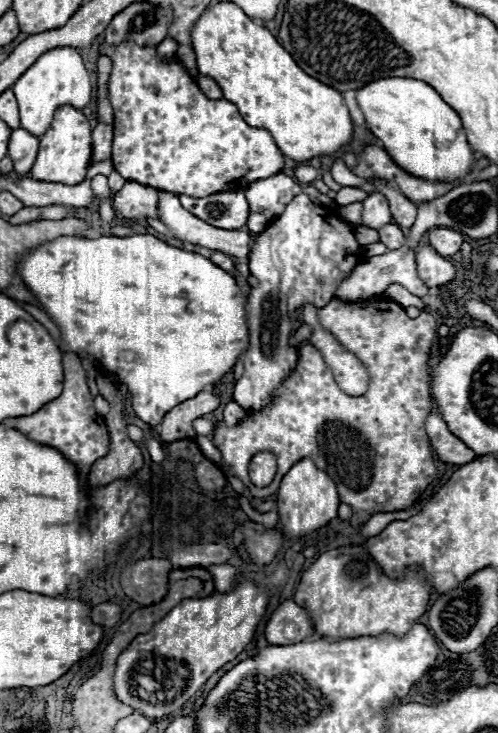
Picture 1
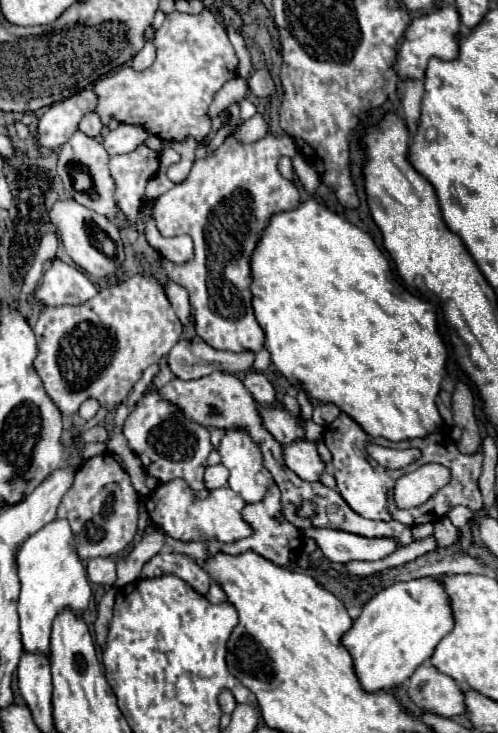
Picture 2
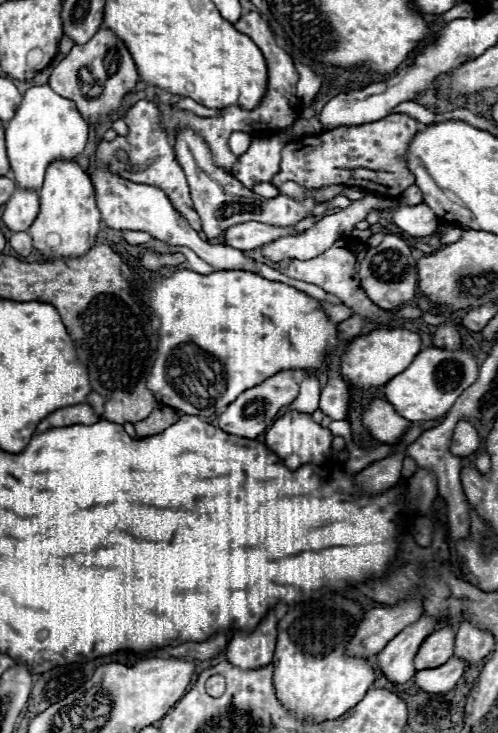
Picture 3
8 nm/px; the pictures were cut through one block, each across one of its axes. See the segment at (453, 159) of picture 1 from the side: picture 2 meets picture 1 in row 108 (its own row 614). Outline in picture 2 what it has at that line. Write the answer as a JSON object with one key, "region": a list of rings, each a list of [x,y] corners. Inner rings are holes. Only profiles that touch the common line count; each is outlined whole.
{"region":[[[414,578],[380,590],[364,608],[342,644],[354,658],[354,670],[366,692],[402,684],[432,656],[438,642],[454,628],[450,598],[438,578]]]}

